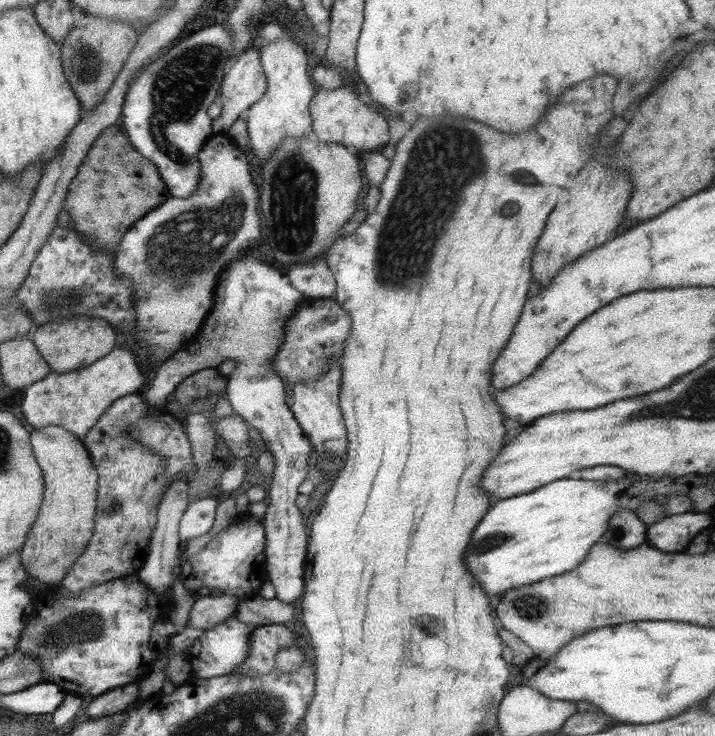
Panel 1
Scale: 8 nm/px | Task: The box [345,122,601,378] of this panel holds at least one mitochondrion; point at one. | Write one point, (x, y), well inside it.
(524, 179)

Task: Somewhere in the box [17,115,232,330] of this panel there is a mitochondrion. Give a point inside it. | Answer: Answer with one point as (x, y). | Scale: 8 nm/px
(46, 301)

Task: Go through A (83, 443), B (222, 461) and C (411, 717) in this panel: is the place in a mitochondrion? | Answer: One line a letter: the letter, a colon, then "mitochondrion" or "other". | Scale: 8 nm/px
A: other
B: other
C: other

